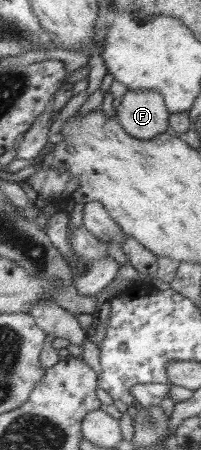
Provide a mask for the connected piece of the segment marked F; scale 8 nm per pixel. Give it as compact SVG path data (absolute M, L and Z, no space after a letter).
M128 90L116 107L123 130L138 139L149 140L165 133L169 115L161 94L153 90Z

